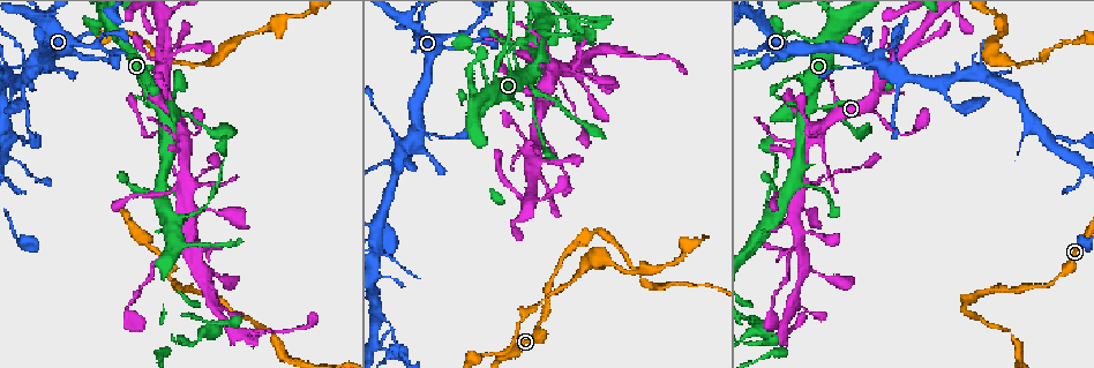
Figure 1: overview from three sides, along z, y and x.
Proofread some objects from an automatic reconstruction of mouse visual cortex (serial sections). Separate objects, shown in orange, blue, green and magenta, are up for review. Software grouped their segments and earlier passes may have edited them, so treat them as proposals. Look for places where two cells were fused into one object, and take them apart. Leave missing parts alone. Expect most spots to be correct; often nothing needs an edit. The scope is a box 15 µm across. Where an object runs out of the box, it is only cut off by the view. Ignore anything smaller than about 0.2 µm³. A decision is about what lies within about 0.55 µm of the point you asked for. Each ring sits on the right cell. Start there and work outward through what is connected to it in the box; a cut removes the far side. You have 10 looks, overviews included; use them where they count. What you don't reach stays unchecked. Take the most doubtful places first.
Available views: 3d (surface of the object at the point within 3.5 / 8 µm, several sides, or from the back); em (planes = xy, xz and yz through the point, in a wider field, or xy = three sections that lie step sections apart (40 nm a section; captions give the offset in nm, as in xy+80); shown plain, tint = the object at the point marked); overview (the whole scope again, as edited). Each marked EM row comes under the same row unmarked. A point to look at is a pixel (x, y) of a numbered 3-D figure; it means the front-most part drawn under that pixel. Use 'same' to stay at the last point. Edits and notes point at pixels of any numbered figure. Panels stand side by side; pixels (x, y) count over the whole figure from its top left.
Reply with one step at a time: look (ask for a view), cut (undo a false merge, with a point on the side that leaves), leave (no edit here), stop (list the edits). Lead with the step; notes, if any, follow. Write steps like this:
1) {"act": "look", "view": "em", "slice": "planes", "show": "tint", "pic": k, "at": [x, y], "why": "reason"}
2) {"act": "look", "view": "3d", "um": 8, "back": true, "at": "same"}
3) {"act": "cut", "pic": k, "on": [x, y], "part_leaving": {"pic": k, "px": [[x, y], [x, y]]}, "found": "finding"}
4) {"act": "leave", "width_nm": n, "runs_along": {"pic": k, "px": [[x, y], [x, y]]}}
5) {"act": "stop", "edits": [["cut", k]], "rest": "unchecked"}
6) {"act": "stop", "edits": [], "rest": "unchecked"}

{"act": "look", "view": "3d", "um": 3.5, "back": true, "pic": 1, "at": [799, 237], "why": "branch point"}

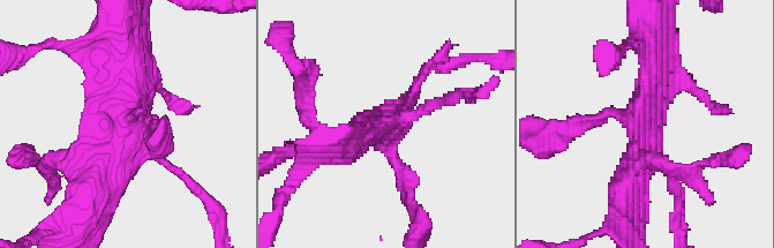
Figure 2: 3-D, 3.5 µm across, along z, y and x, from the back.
{"act": "look", "view": "em", "slice": "xy", "step": 2, "show": "tint", "pic": 2, "at": [643, 127]}

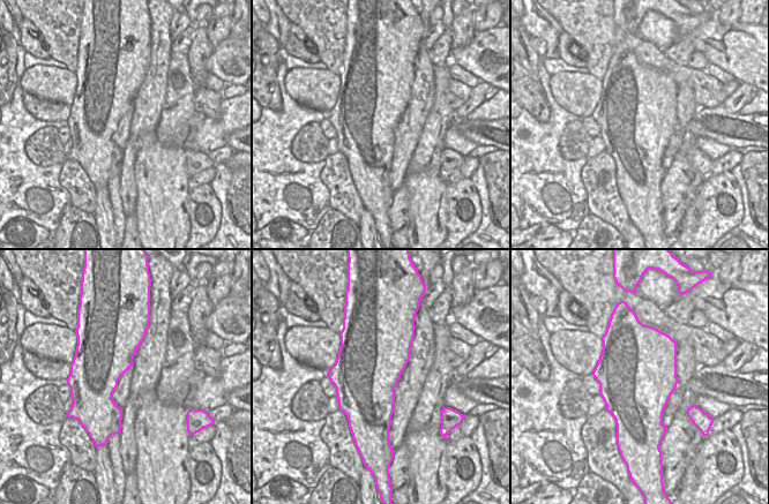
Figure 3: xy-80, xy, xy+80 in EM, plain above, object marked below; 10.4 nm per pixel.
{"act": "leave", "runs_along": {"pic": 2, "px": [[121, 49], [125, 127], [90, 190]]}, "found": "all the same cell"}

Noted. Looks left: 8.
{"act": "look", "view": "3d", "um": 3.5, "pic": 1, "at": [897, 48], "why": "narrows sharply"}

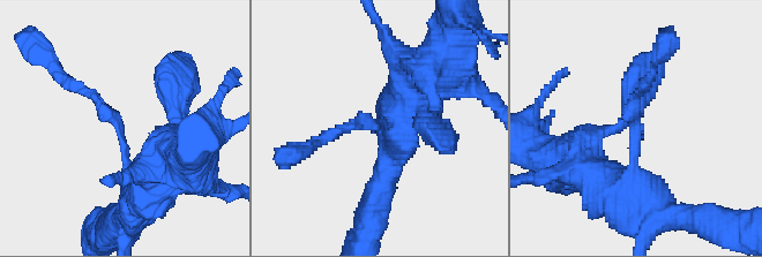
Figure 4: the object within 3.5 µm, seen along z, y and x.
{"act": "look", "view": "em", "slice": "xy", "step": 2, "show": "tint", "pic": 4, "at": [376, 125], "why": "now the EM"}

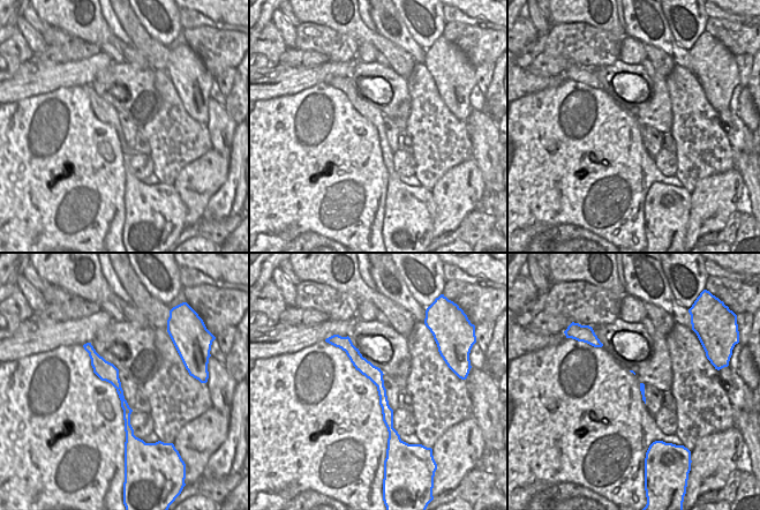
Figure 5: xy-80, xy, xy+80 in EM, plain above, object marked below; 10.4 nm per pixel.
{"act": "leave", "runs_along": {"pic": 4, "px": [[148, 188], [129, 173], [119, 123], [66, 82]]}, "found": "all the same cell"}

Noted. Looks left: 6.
{"act": "look", "view": "3d", "um": 8, "back": true, "pic": 1, "at": [39, 16], "why": "sharp bend"}

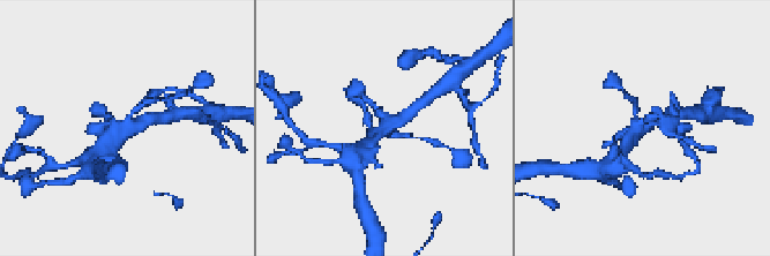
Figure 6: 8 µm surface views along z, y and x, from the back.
{"act": "look", "view": "em", "slice": "planes", "show": "tint", "pic": 6, "at": [385, 126]}

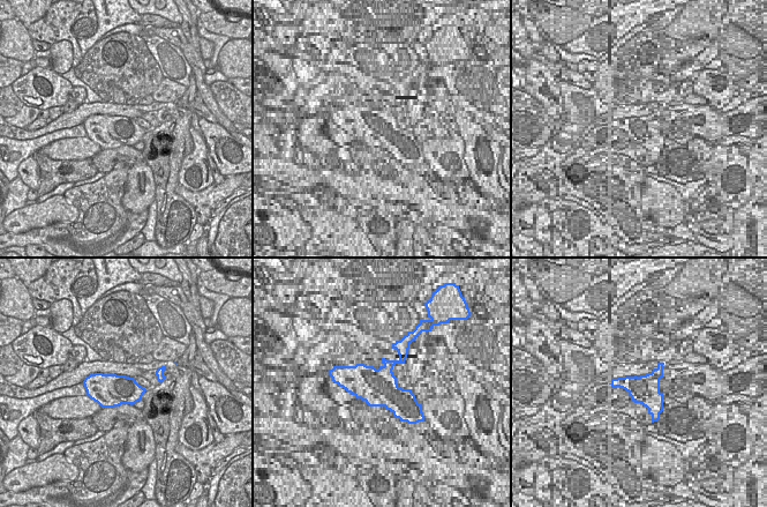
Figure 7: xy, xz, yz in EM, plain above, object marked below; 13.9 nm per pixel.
{"act": "leave", "found": "one cell here"}

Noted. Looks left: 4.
{"act": "look", "view": "3d", "um": 3.5, "back": true, "pic": 1, "at": [1078, 158], "why": "arms run side by side"}

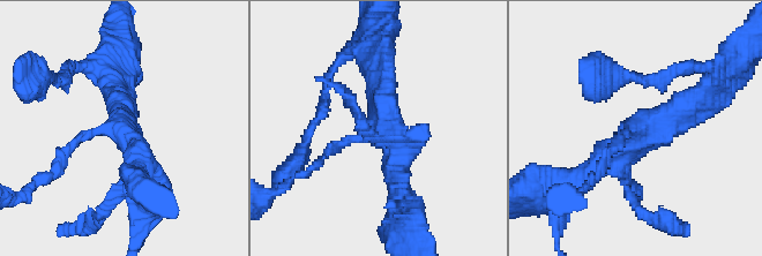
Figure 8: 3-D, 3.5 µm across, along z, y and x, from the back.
{"act": "look", "view": "em", "slice": "xy", "step": 1, "show": "tint", "pic": 8, "at": [630, 129], "arms": 4, "arm_widths_nm": [150, 300, 300, 400], "why": "shape alone is not enough"}

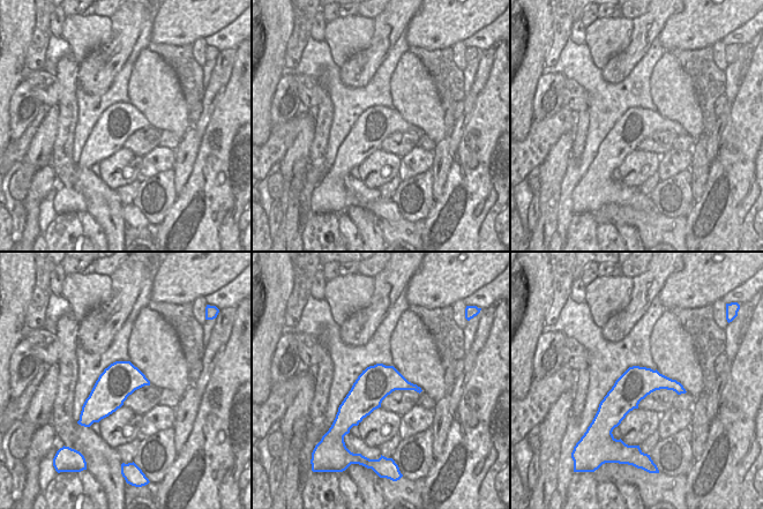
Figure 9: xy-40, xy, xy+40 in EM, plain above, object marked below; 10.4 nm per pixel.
{"act": "leave", "found": "one cell here"}

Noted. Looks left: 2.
{"act": "stop", "edits": [], "rest": "unchecked"}

